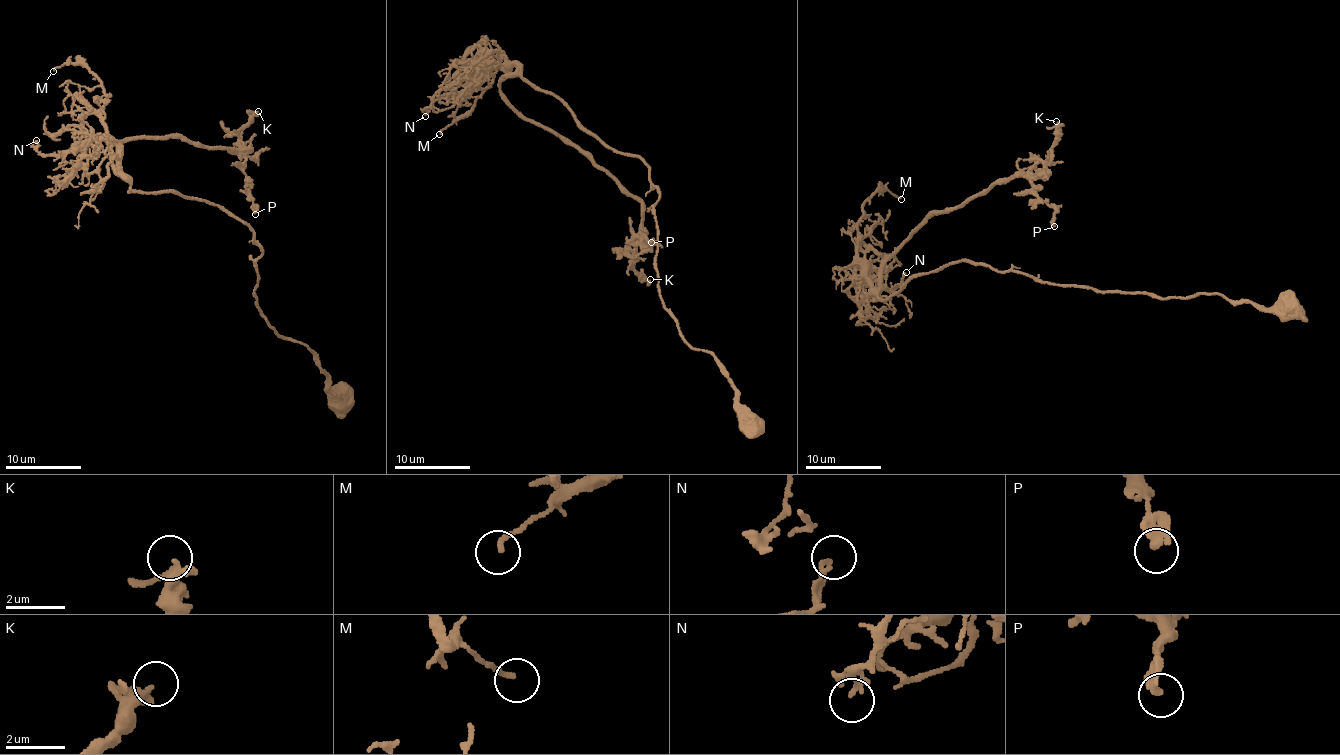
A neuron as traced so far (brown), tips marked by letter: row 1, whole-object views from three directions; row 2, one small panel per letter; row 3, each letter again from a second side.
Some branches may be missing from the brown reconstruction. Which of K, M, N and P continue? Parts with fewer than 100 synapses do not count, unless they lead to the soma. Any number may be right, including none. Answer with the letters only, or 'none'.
none

